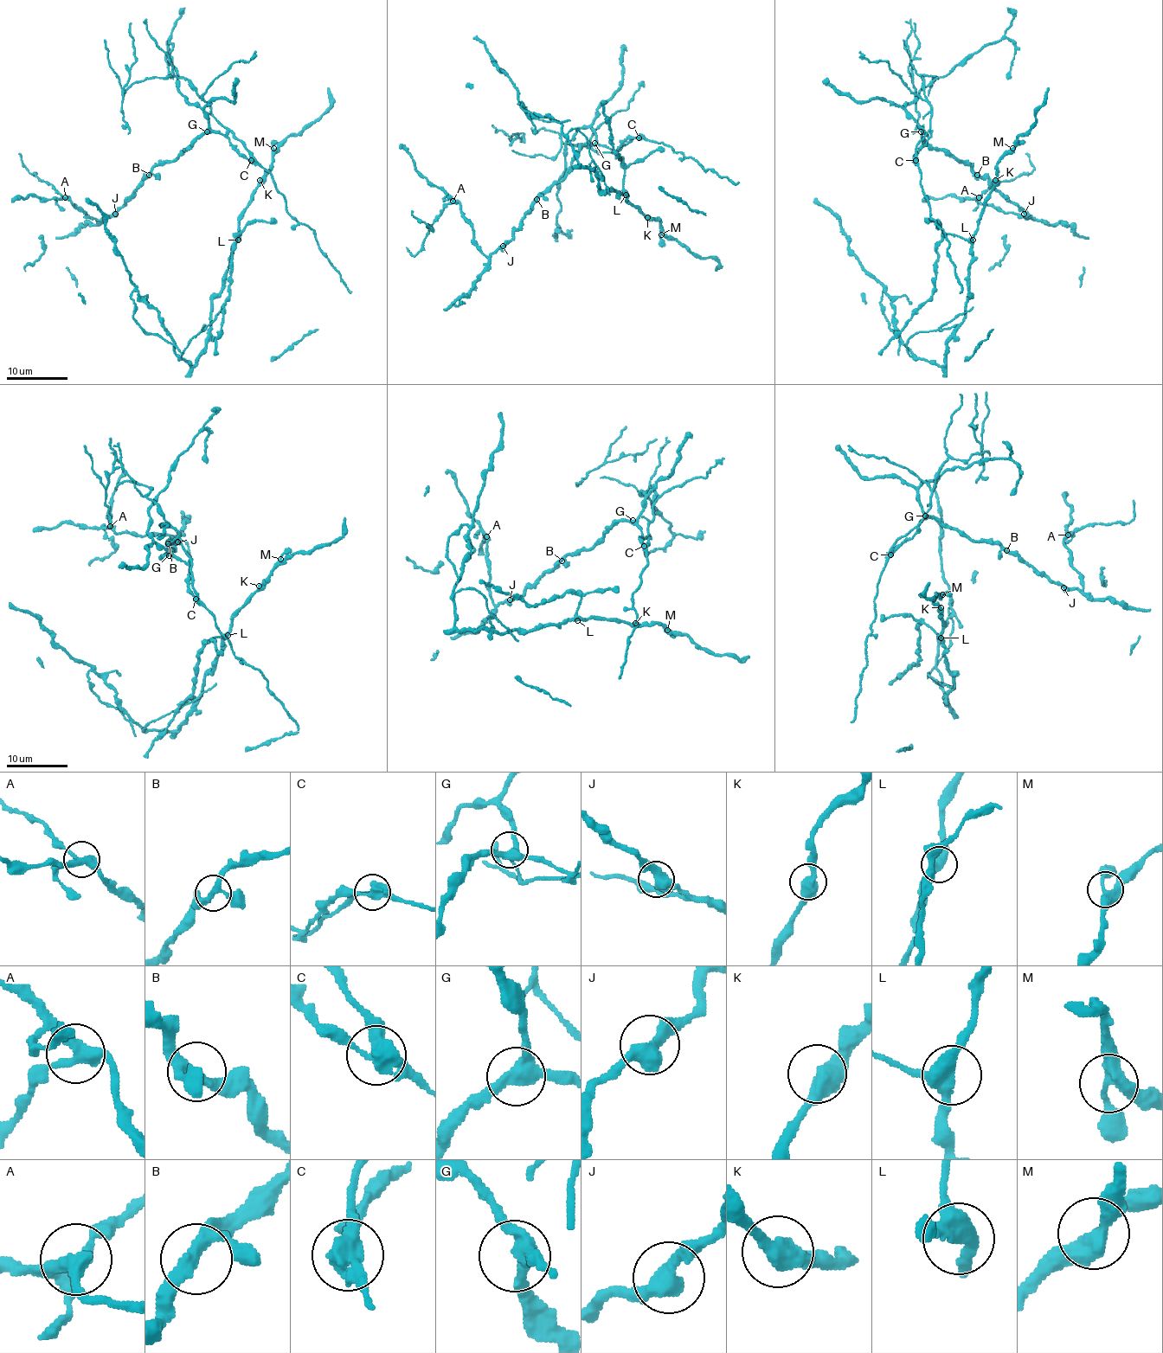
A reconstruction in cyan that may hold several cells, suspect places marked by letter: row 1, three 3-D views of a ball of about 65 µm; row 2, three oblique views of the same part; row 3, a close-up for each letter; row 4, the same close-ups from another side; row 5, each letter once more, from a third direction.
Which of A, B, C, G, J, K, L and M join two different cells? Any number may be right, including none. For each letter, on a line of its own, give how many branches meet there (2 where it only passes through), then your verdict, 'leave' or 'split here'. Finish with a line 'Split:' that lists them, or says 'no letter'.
A: branches 3; leave
B: branches 3; leave
C: branches 3; split here
G: branches 3; leave
J: branches 2; leave
K: branches 2; leave
L: branches 3; leave
M: branches 3; leave
Split: C

